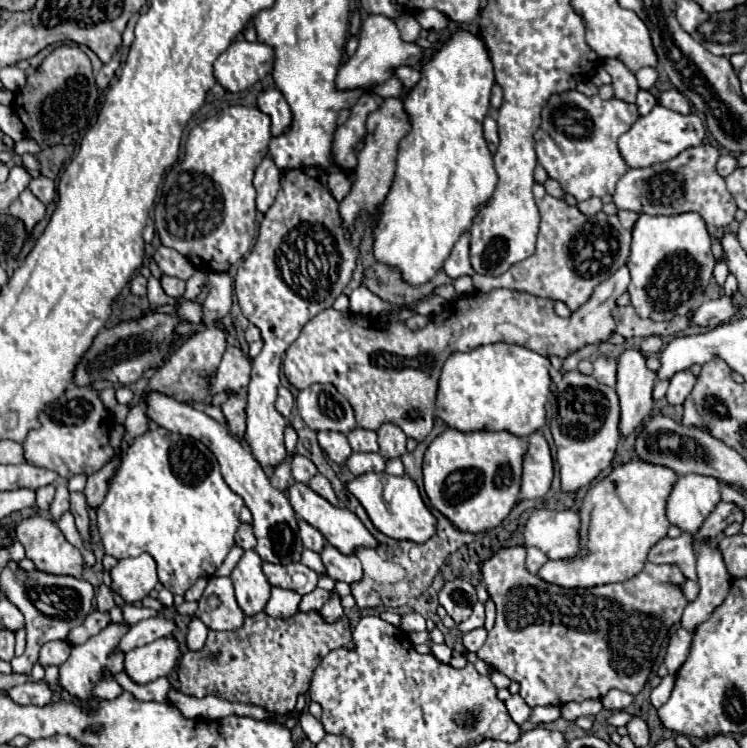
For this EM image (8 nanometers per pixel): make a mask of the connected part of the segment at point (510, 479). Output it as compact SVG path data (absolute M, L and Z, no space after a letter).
M447 428L427 448L423 460L425 494L429 502L463 532L485 532L503 522L517 504L521 464L527 442L509 432L461 432Z

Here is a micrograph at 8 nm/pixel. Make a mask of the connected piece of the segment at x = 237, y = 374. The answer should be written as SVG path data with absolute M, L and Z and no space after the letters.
M229 346L219 368L217 368L217 376L211 384L211 392L219 394L225 390L241 390L247 388L251 376L251 362L247 358L247 354L239 348L239 346Z

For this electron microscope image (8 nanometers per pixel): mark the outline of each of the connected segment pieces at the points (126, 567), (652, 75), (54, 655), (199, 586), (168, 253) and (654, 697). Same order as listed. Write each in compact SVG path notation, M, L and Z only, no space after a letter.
M151 554L119 560L119 564L111 570L111 578L113 578L113 590L121 594L127 602L143 600L159 582L157 566Z
M641 68L641 70L635 74L635 78L637 78L637 82L639 82L639 88L649 90L649 88L655 84L655 80L659 78L659 74L655 72L655 68Z
M55 640L55 642L47 642L41 652L39 652L39 662L41 666L49 666L49 664L63 664L71 654L71 646L63 640Z
M199 578L199 582L195 582L195 586L191 586L191 588L185 592L185 600L189 600L189 602L197 602L197 600L201 598L205 586L207 586L207 580L205 580L205 578Z
M159 246L155 250L153 258L155 258L157 266L161 268L161 272L167 274L167 276L175 276L179 280L189 280L193 276L193 270L195 268L177 250L171 250L167 246Z
M667 674L667 676L661 680L661 684L659 684L657 688L653 688L653 692L651 692L651 704L653 704L655 708L663 706L663 704L669 700L671 690L673 690L673 684L675 684L675 678L673 678L671 674Z

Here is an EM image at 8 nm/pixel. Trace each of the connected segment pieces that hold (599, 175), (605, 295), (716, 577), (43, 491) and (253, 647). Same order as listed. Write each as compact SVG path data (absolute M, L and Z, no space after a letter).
M569 90L565 94L557 94L551 96L549 104L543 108L541 112L541 126L535 134L535 142L537 142L537 160L541 162L541 166L547 170L549 178L557 180L561 184L561 188L575 196L577 202L587 200L591 196L605 196L605 194L613 194L617 180L629 170L627 162L623 160L623 156L619 154L617 148L617 140L621 134L625 134L633 122L639 118L637 106L611 98L611 100L601 100L599 96L585 96L577 90Z
M621 266L607 282L601 282L591 300L585 302L577 312L573 312L569 318L559 318L553 312L553 302L547 298L537 298L525 292L517 290L493 290L487 294L467 294L459 296L455 302L451 302L449 308L445 308L441 314L431 316L429 324L421 330L409 330L403 322L399 324L385 324L377 318L367 318L353 312L337 312L333 308L327 308L319 312L311 322L305 324L299 338L287 348L285 360L283 360L283 372L285 378L297 388L305 390L311 384L333 384L353 406L357 424L361 428L377 430L383 422L395 422L401 426L401 430L421 442L433 428L435 418L435 392L437 392L437 380L443 368L443 362L457 350L467 352L475 350L485 344L495 342L509 342L525 346L527 350L533 350L541 356L559 356L567 358L575 350L583 348L585 344L599 344L607 340L611 332L615 332L615 322L611 318L611 310L615 306L615 300L627 290L629 286L629 268Z
M697 542L697 584L699 596L697 600L689 602L683 612L681 626L685 630L695 630L699 622L705 622L711 616L711 610L723 602L727 590L731 588L731 574L723 562L719 546L715 542Z
M53 484L39 488L39 490L37 490L37 508L47 510L47 508L51 506L53 498L55 498L55 486L53 486Z
M259 612L253 618L245 618L243 626L231 632L215 632L209 630L205 648L199 652L185 652L181 656L181 692L203 698L215 694L229 702L241 704L257 704L269 712L287 714L295 708L297 696L309 690L311 674L317 668L319 660L327 656L335 648L347 648L351 644L351 626L349 618L341 616L335 622L327 622L319 612L297 612L287 620L277 620Z

